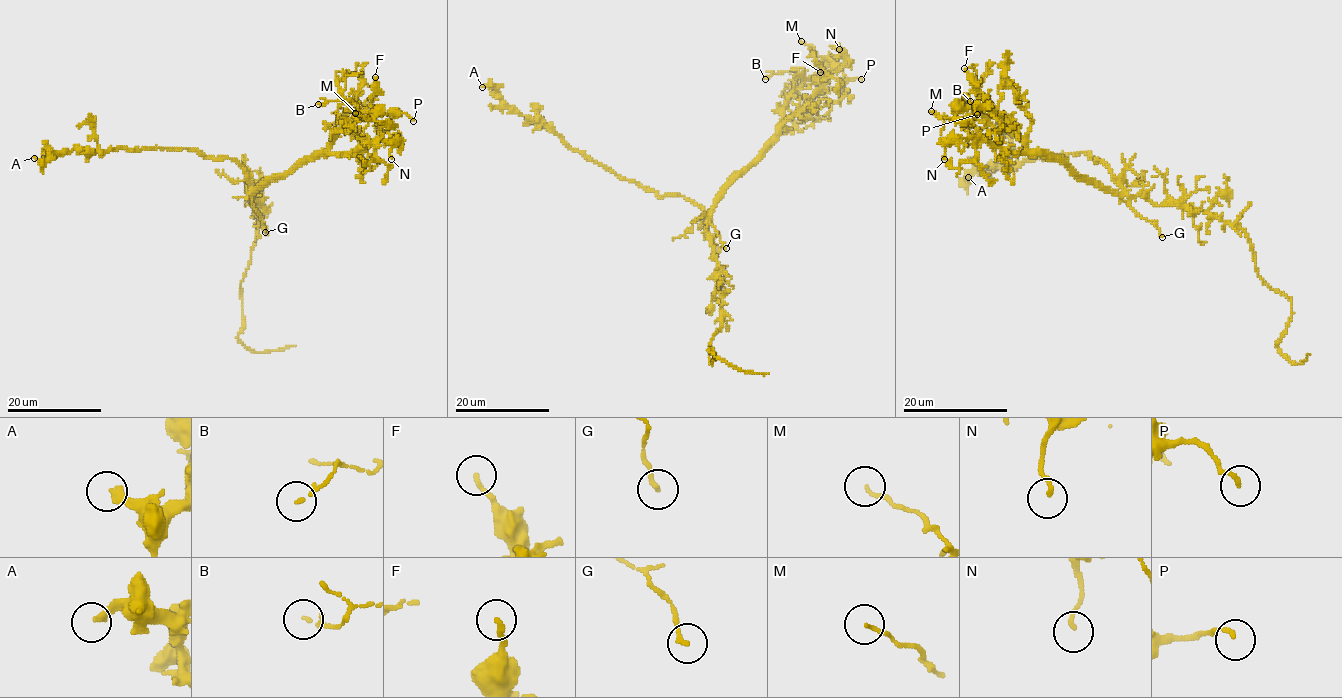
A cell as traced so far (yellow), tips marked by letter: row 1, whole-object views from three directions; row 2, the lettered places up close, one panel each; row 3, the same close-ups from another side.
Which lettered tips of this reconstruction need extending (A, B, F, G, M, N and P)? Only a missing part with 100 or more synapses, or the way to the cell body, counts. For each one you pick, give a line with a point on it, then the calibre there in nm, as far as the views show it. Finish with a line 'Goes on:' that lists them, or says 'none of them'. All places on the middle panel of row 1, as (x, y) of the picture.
Goes on: none of them

